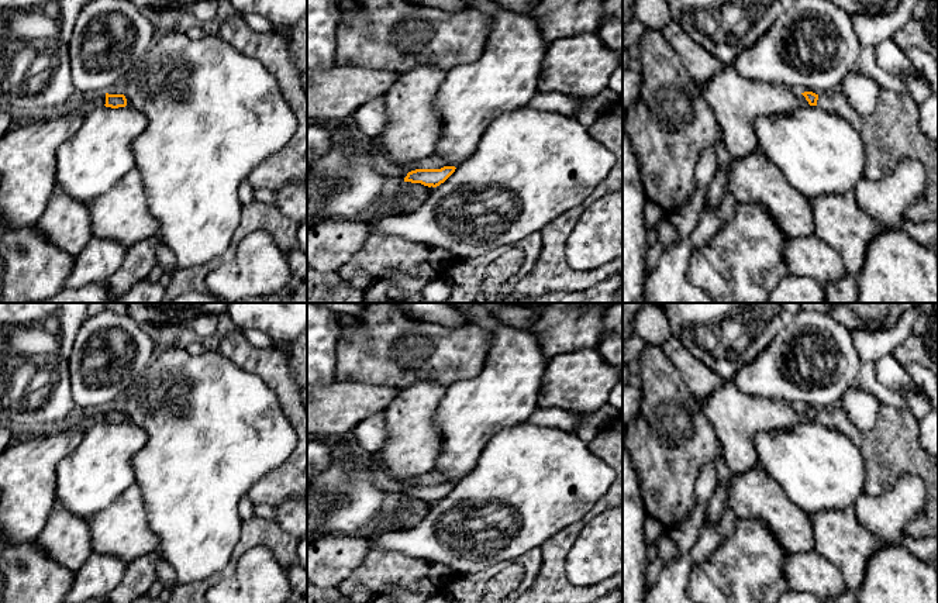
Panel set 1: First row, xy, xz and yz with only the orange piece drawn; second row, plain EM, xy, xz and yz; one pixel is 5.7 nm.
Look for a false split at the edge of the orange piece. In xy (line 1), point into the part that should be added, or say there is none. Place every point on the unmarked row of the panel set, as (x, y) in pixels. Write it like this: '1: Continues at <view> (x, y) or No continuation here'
1: No continuation here

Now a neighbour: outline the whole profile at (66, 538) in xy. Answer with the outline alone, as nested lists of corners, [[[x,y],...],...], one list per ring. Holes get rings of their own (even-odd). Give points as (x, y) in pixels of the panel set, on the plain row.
[[[55,506],[35,544],[59,565],[76,572],[93,554],[89,518]]]

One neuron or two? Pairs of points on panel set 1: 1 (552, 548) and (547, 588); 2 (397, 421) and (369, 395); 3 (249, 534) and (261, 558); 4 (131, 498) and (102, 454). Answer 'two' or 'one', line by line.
1: one
2: two
3: two
4: two

